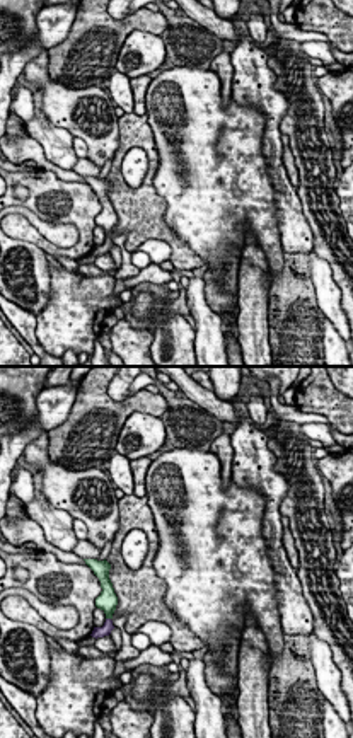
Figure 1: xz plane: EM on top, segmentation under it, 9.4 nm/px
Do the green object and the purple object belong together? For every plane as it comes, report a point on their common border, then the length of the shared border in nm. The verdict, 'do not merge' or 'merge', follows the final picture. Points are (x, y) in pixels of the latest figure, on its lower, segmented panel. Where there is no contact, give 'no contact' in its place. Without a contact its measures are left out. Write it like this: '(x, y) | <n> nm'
(108, 617) | 50 nm

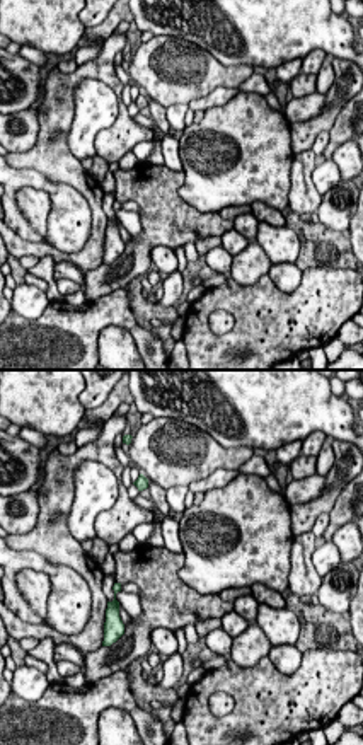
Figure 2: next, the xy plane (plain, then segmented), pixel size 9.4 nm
no contact

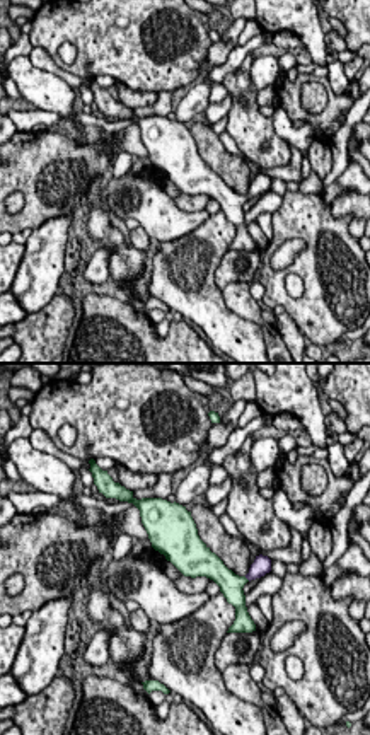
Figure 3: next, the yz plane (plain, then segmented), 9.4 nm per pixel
(246, 578) | 70 nm

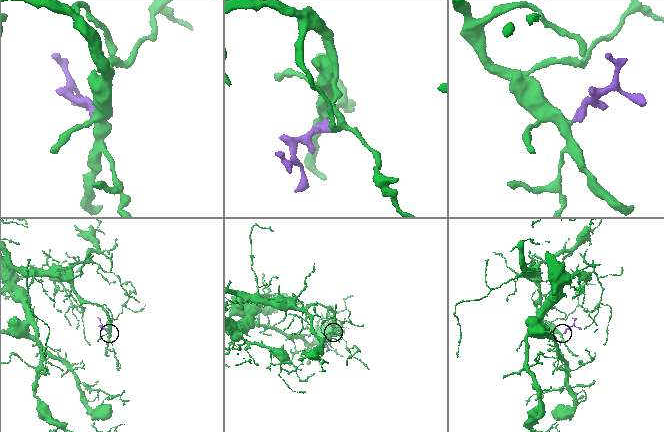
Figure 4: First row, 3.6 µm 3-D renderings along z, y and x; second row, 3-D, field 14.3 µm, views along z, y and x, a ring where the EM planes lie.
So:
merge

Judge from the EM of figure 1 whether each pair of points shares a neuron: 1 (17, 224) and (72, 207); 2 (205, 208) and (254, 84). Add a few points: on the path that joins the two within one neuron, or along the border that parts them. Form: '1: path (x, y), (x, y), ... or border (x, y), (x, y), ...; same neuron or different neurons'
1: path (43, 244), (74, 251), (84, 232); same neuron
2: border (232, 98), (263, 115), (261, 144); different neurons

